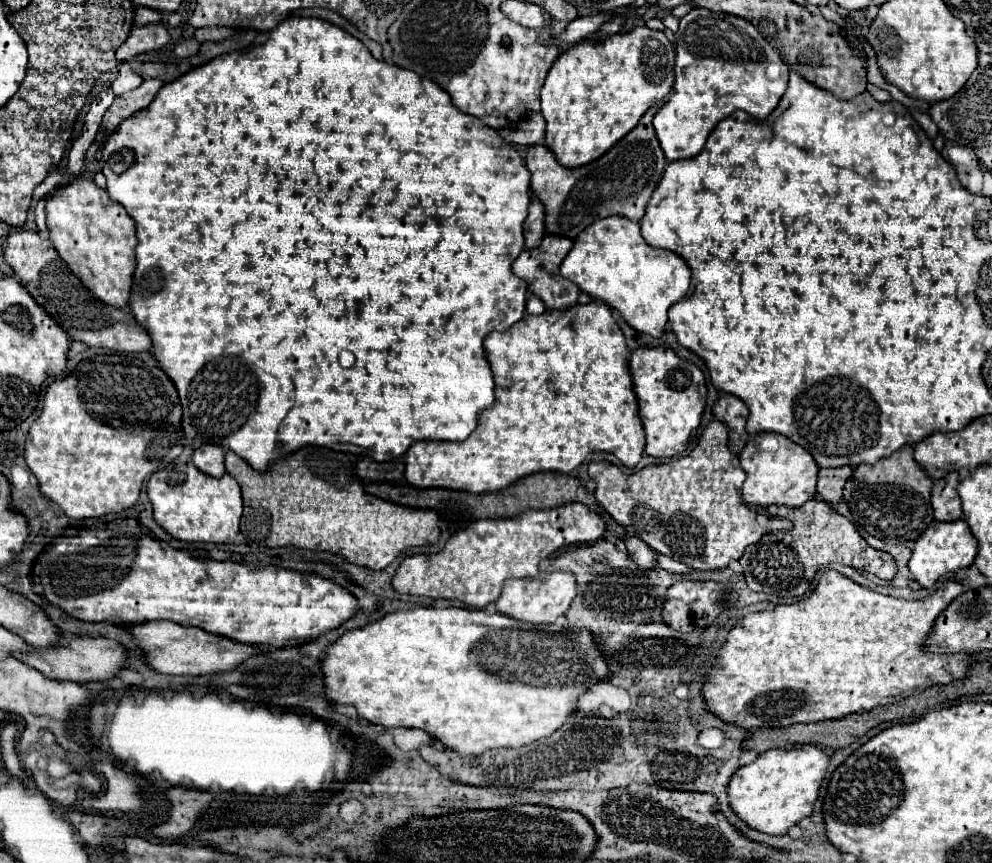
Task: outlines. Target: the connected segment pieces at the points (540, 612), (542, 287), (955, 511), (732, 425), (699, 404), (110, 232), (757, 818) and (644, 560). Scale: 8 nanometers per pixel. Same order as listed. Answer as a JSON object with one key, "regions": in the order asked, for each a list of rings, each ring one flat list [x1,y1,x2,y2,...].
{"regions":[[[553,572,529,580,513,578,513,580,505,580,501,596,495,602,495,610,499,614,507,614,513,620,527,622,527,624,553,624,559,616,563,616,569,610,575,598,575,590,577,590,575,576,569,572]],[[545,236,541,246,539,248,533,248,533,250,523,250,517,260,513,262,513,274,519,276,521,280,527,282,527,288,531,294,535,294,547,310,563,310,563,308,569,308,577,302,577,296,579,296,579,288,565,280,561,274,559,274,559,266,563,262,563,258,569,254,573,246,573,240,569,238,561,238,561,236]],[[949,472,945,478,935,482,933,492,931,492,931,506,933,506,935,520,955,522,955,520,963,518,957,486,959,486,959,474,957,472]],[[723,394,717,400,717,404,713,406,713,414,719,422,727,424,727,428,729,428,729,448,731,448,731,452,739,454,749,440,749,434,745,432,749,408,743,404,743,400,739,400,731,394]],[[663,346,637,348,635,352,631,352,629,372,637,396,641,422,645,428,645,452,655,458,681,456,689,448,691,434,701,424,707,396,703,372,695,364,679,358,671,348]],[[71,178,61,190,45,198,47,228,53,248,67,262,71,272,105,304,127,308,135,270,135,224,121,204,111,202,107,192,93,180]],[[813,744,765,750,755,762,739,768,731,776,727,784,729,806,749,828,771,836,785,834,791,826,811,816,827,766,829,756]],[[629,536,625,540,625,546,627,546,627,552,635,564,639,564,641,568,657,568,655,552,651,548,647,548,647,544,643,544,639,538]]]}

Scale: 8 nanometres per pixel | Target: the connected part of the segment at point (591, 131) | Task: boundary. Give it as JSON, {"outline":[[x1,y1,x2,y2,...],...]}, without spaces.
{"outline":[[637,26,629,34,615,34,603,42,583,42,563,52,551,66,541,90,541,114,545,118,545,144,553,150,559,164,565,168,579,168,591,164,629,134,641,116,659,104,673,88,675,48,663,32,647,26]]}

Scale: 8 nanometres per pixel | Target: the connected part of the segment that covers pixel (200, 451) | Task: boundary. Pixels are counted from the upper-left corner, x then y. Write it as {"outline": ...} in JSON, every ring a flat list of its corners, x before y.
{"outline":[[205,444,193,452,193,464,207,476,219,478,225,474,225,450,213,444]]}

